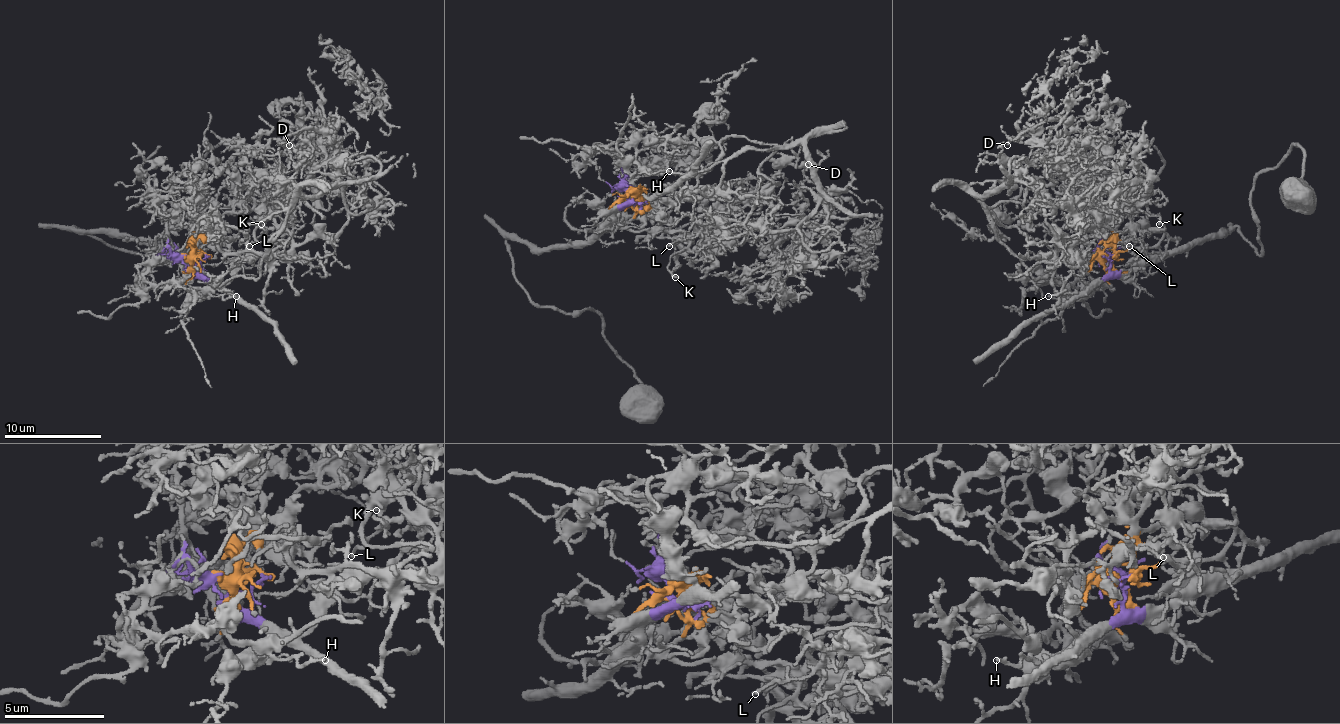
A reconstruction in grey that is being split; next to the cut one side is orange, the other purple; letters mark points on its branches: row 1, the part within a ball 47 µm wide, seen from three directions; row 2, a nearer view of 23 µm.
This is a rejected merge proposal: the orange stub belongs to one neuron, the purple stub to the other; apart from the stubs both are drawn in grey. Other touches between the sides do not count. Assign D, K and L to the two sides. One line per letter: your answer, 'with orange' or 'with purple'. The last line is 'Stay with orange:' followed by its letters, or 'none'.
D: with orange
K: with orange
L: with orange
Stay with orange: D, K, L

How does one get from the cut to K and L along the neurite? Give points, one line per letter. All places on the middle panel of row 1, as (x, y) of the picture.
K: (626, 193), (636, 193), (643, 205), (664, 217), (666, 236), (686, 241), (668, 265), (675, 278)
L: (626, 193), (636, 193), (643, 205), (661, 214), (673, 236), (703, 249), (709, 239), (697, 234), (668, 246)

